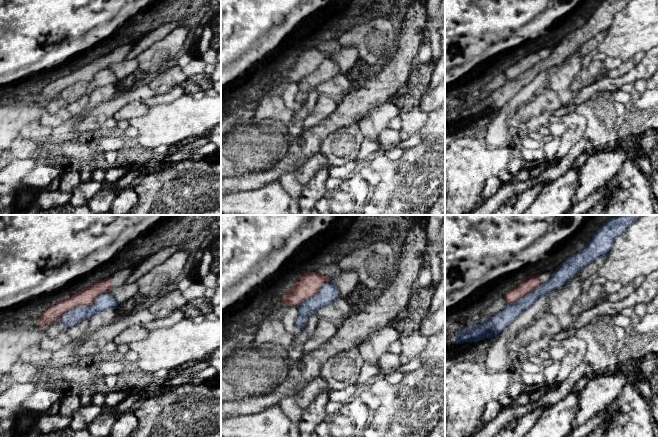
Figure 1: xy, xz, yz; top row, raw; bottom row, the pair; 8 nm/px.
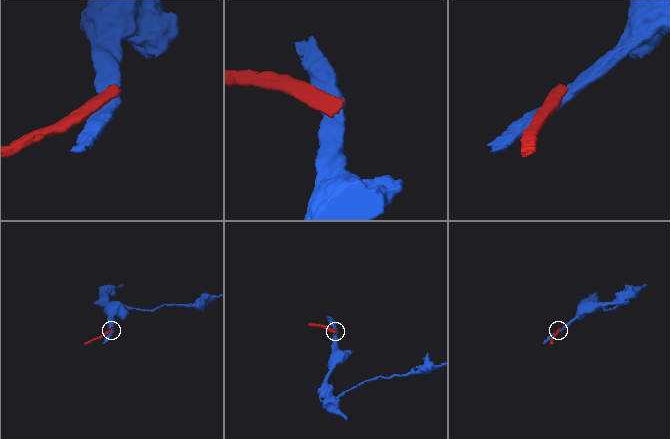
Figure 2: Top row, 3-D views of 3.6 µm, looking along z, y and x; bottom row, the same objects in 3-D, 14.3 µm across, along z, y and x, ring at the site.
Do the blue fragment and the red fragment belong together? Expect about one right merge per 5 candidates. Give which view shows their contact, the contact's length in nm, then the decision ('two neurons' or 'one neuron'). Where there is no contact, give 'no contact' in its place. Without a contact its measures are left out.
meets blue in xy; contact 480 nm long; two neurons

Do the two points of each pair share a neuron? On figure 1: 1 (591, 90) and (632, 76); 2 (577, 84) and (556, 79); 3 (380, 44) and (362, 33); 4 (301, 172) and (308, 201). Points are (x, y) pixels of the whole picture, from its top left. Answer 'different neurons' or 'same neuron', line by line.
1: same neuron
2: different neurons
3: same neuron
4: different neurons

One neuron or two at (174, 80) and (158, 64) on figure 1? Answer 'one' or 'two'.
two

